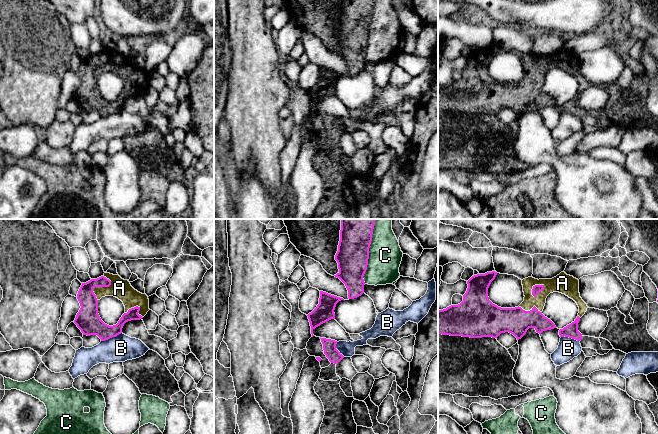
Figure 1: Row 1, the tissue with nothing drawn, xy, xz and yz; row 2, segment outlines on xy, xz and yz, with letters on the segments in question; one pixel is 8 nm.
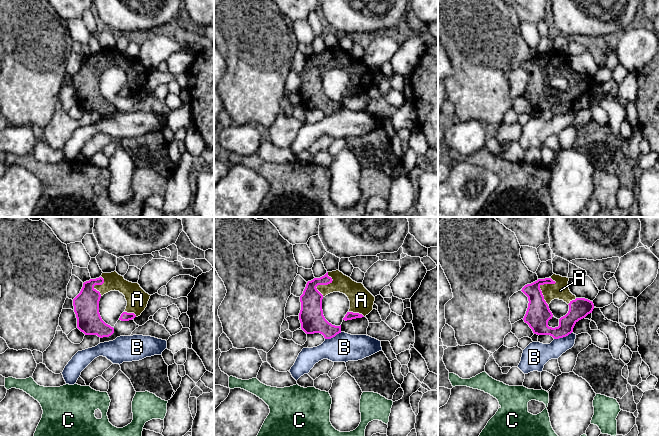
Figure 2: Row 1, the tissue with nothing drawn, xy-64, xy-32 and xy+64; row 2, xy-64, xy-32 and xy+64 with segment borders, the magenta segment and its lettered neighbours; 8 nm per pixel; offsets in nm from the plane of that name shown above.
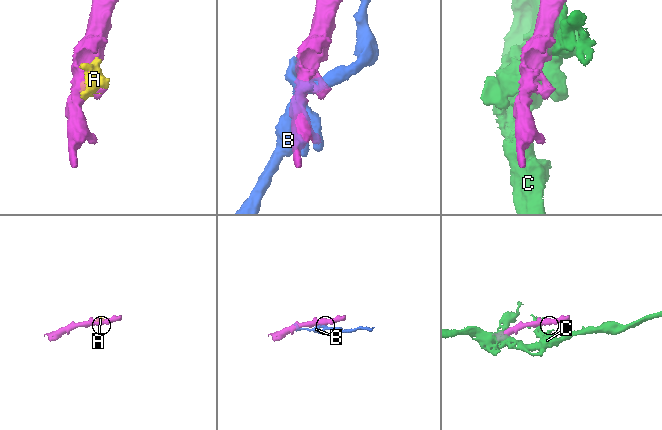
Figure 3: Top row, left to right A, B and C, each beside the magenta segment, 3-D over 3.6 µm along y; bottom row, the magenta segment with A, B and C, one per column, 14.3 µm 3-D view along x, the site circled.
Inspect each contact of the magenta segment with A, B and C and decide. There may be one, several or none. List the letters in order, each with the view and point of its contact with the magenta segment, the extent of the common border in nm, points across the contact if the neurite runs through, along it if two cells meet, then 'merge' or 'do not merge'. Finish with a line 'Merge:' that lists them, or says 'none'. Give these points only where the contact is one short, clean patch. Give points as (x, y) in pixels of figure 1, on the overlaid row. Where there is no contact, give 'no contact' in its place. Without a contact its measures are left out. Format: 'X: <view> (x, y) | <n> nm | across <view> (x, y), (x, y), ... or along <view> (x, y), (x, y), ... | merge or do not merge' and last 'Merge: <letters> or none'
A: xy (100, 286) | 220 nm | merge
B: xy (111, 337) | 180 nm | along xy (121, 332), (101, 341) | do not merge
C: xz (368, 251) | 550 nm | do not merge
Merge: A

